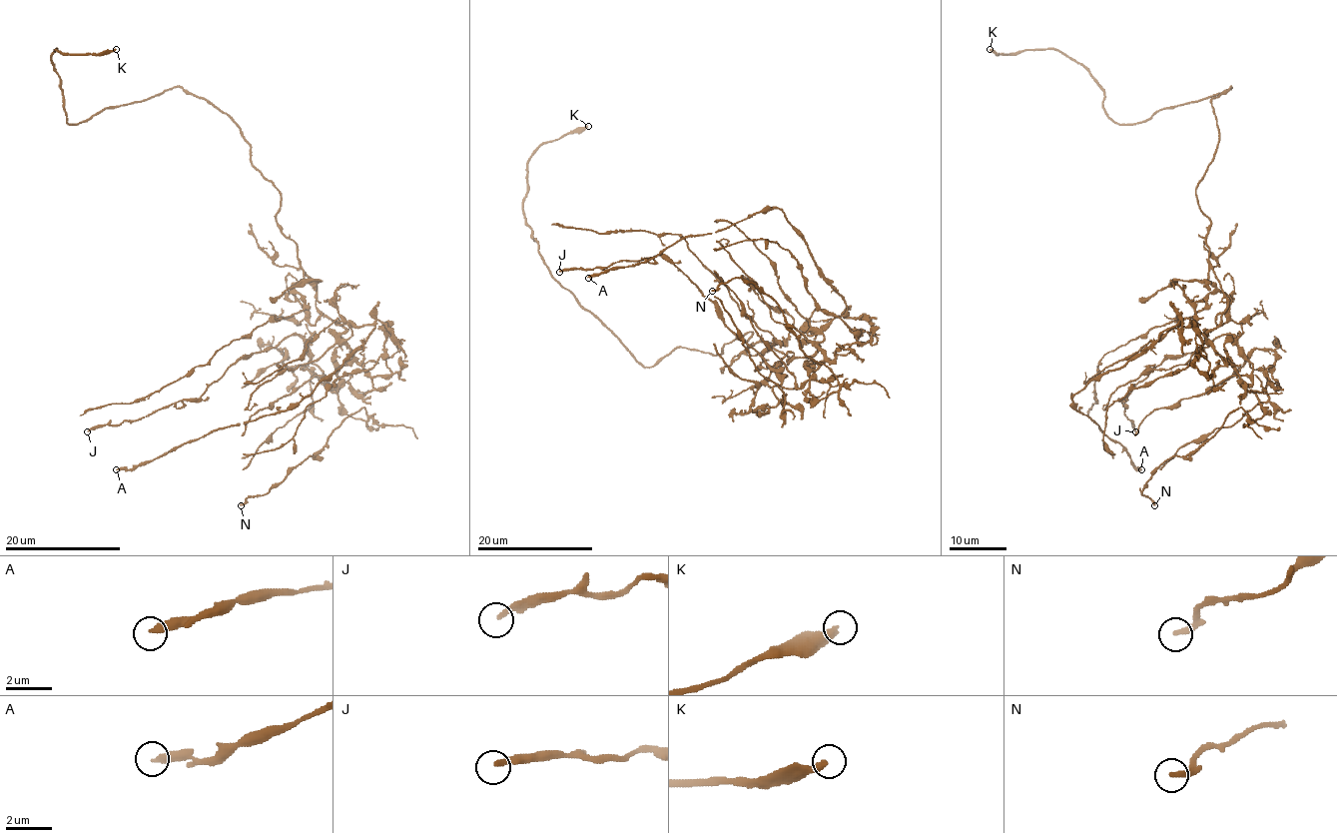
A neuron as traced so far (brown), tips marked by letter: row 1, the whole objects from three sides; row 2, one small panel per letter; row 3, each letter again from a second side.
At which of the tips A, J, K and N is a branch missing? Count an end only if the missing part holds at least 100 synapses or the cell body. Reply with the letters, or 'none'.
K

